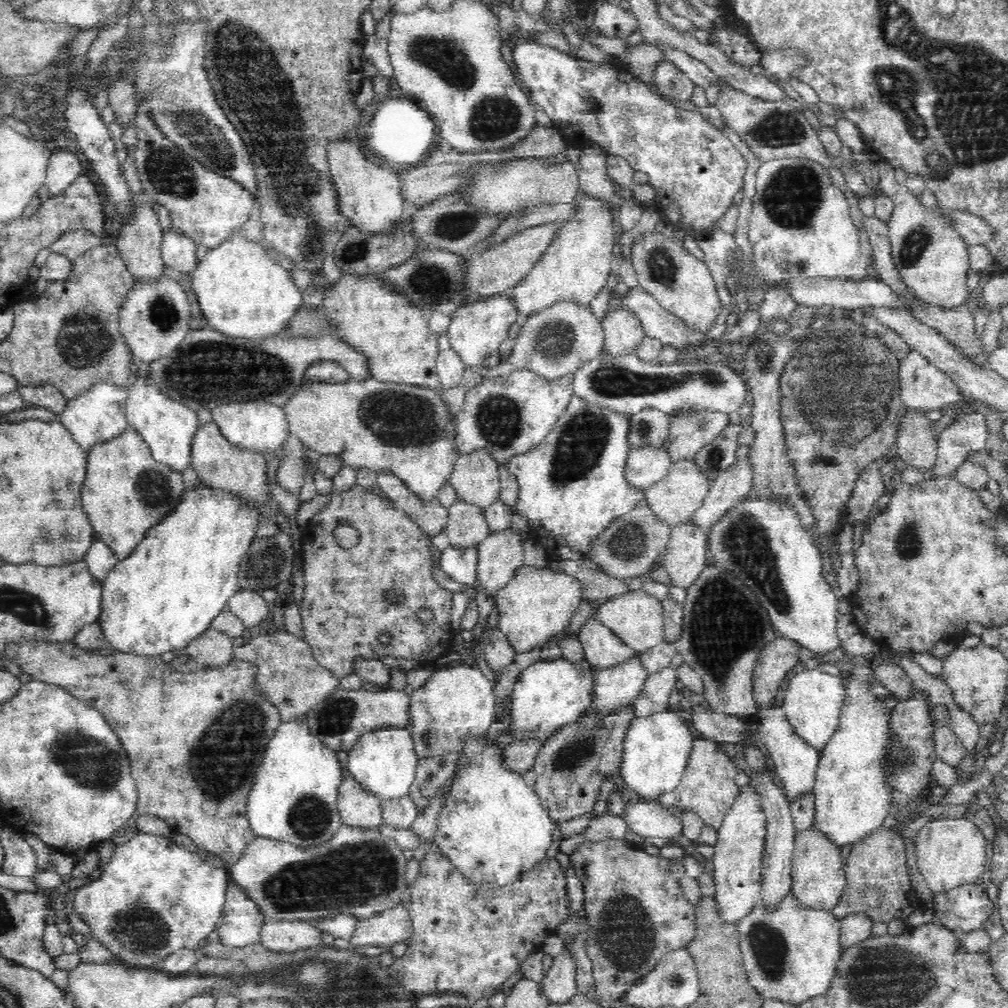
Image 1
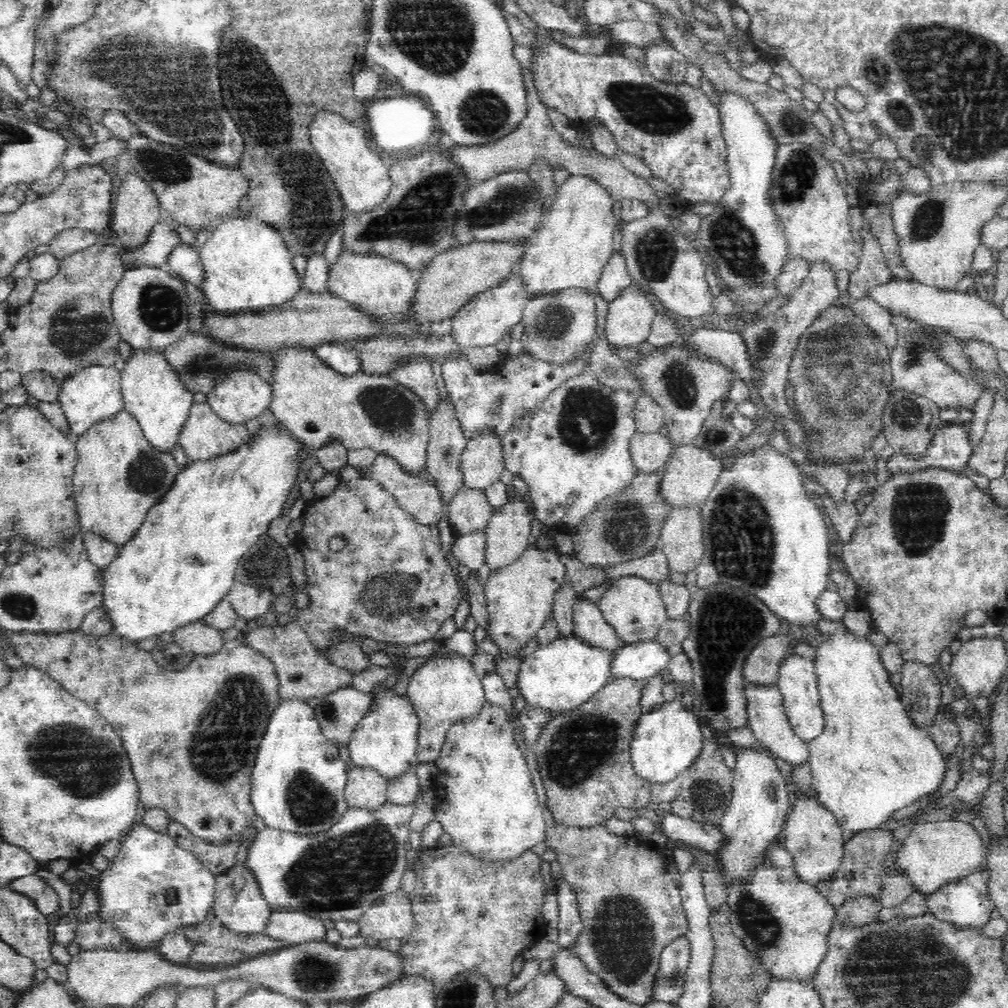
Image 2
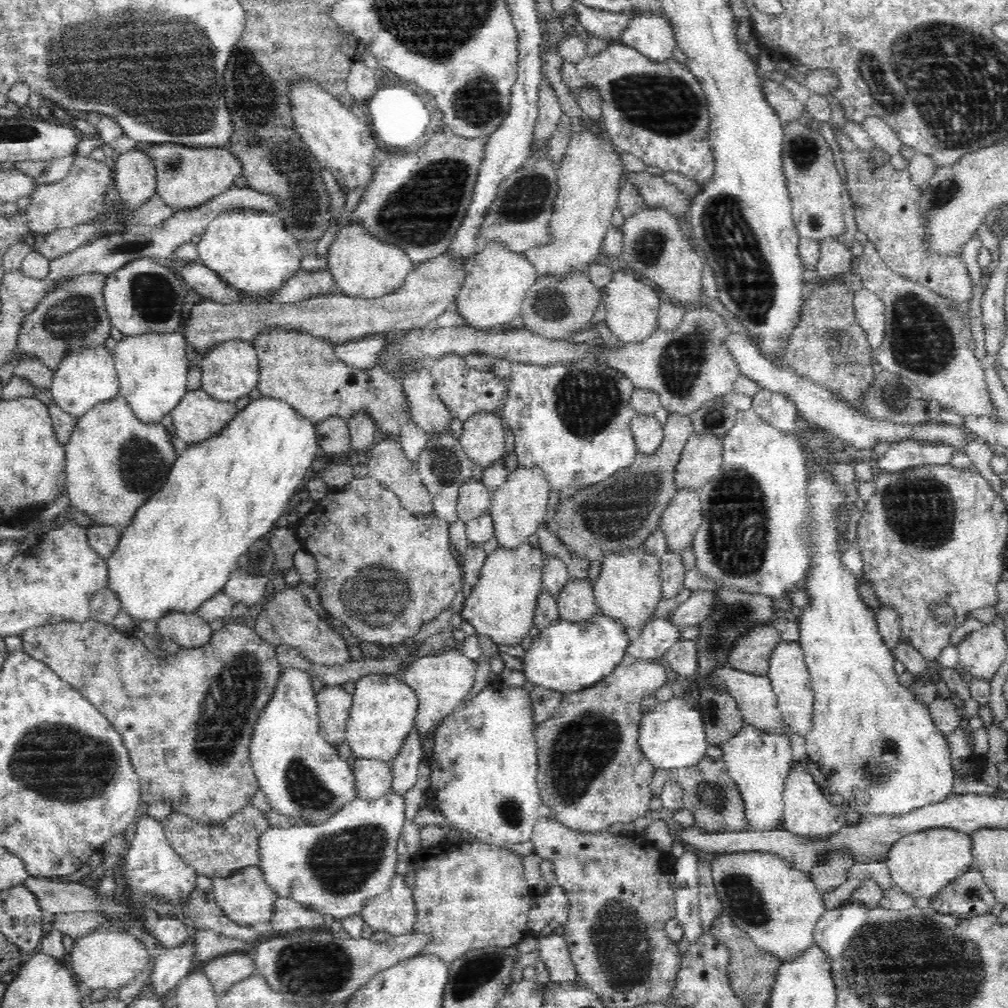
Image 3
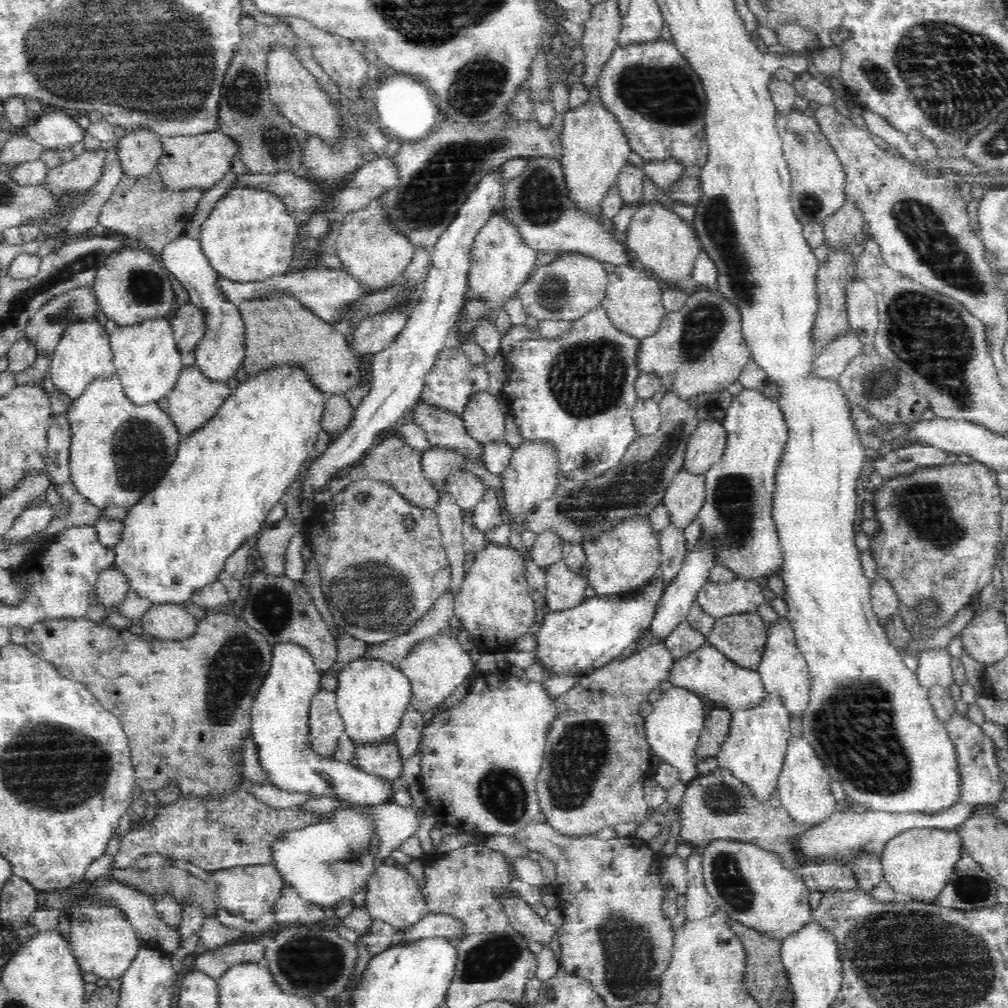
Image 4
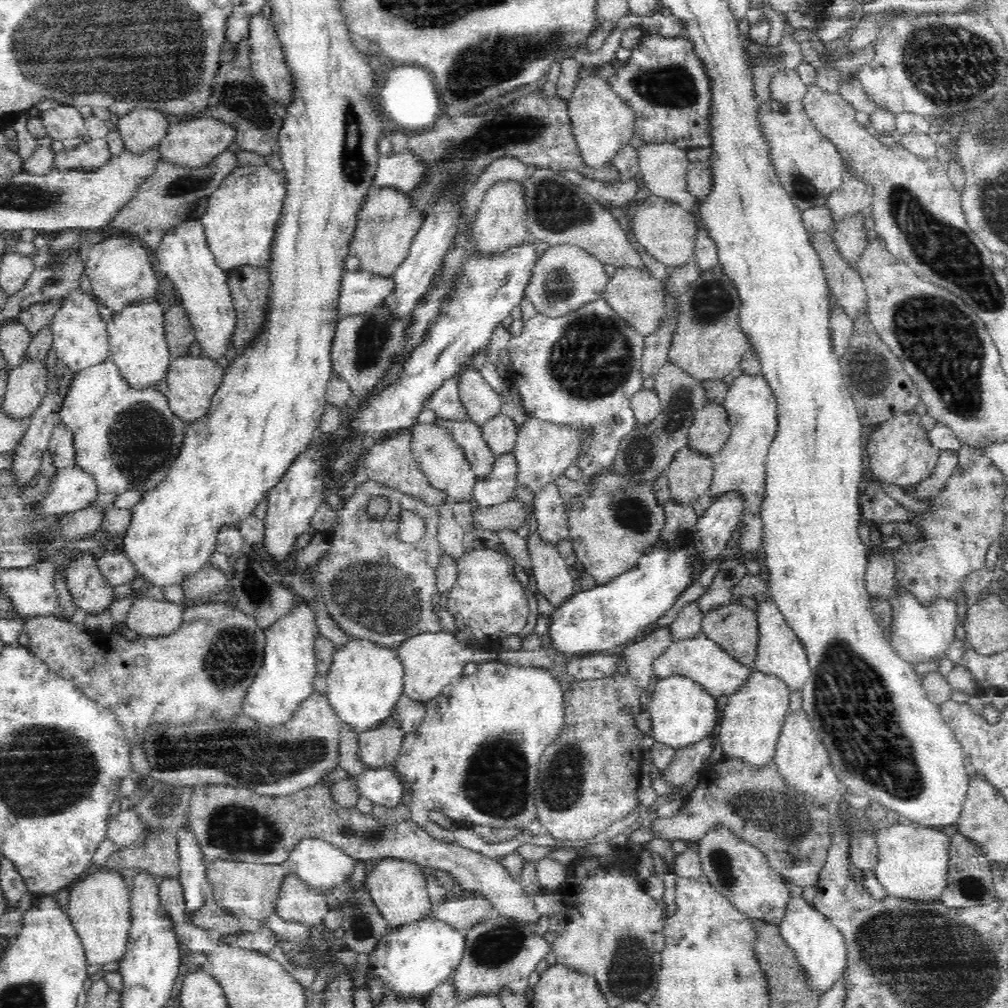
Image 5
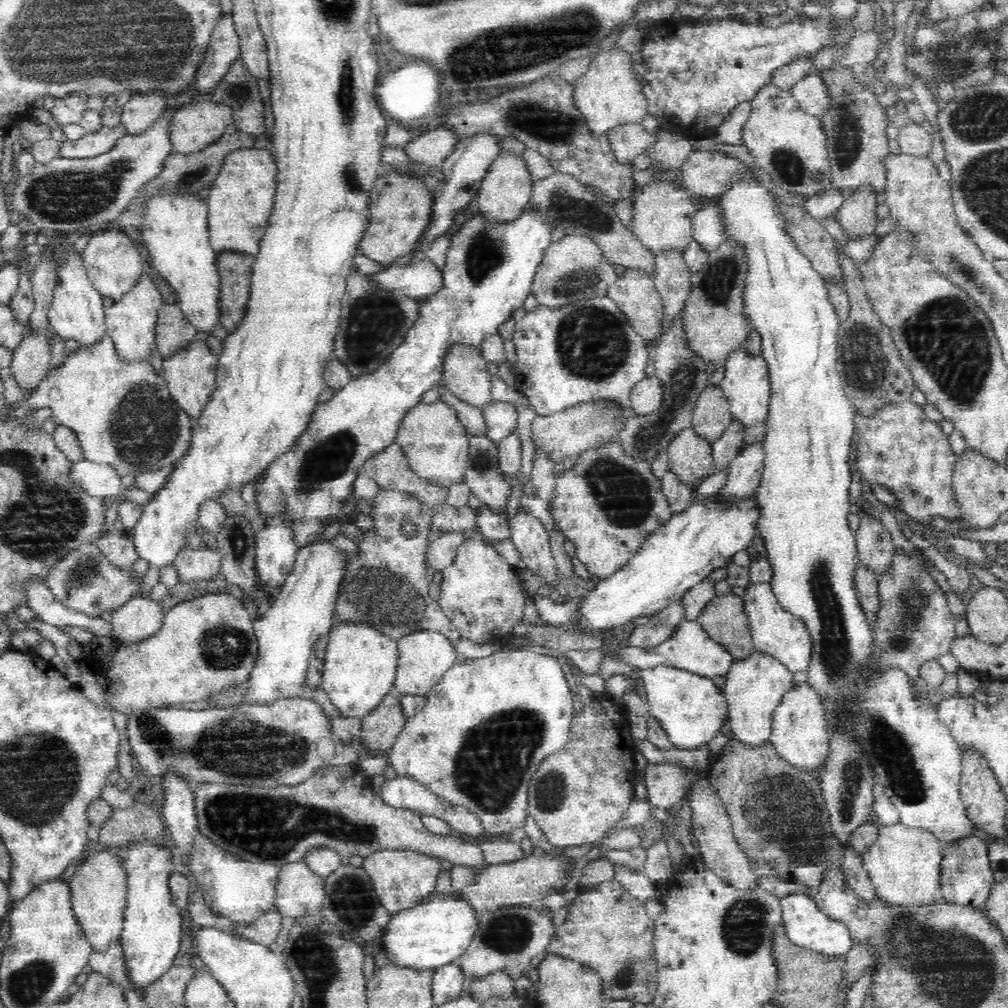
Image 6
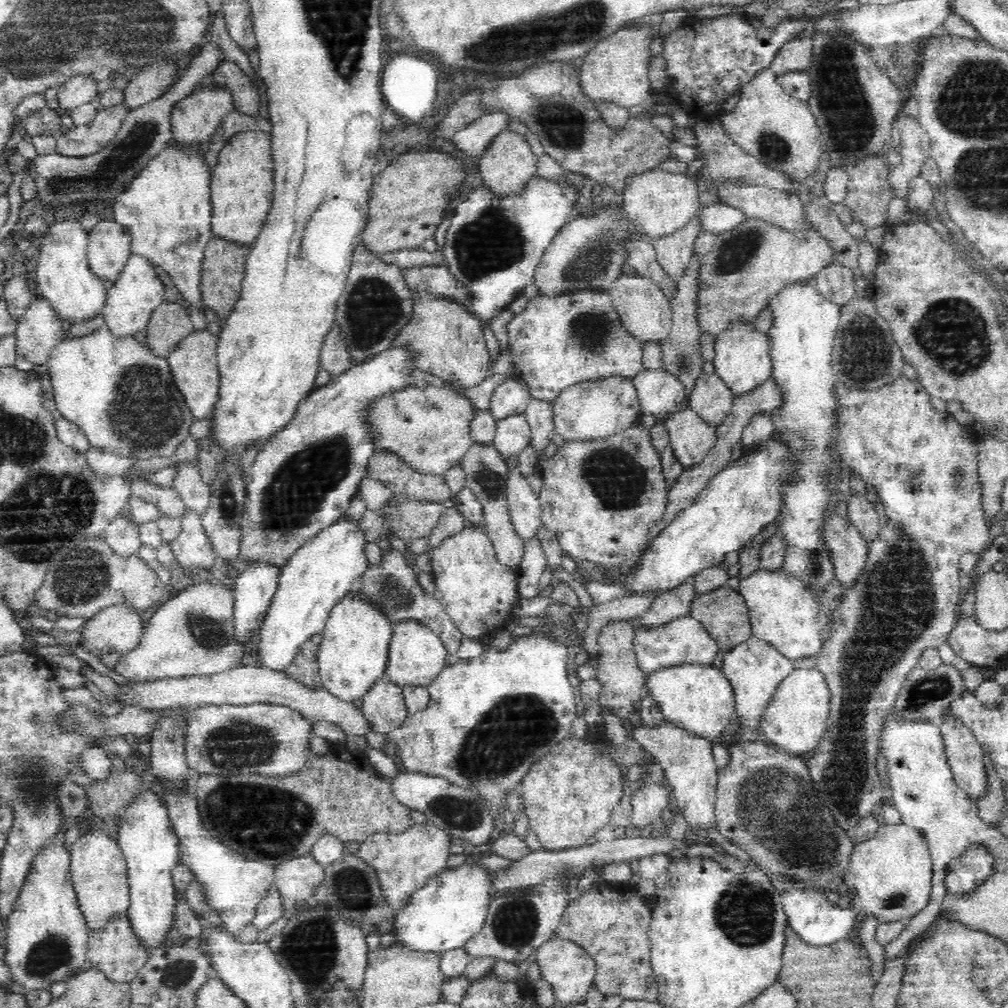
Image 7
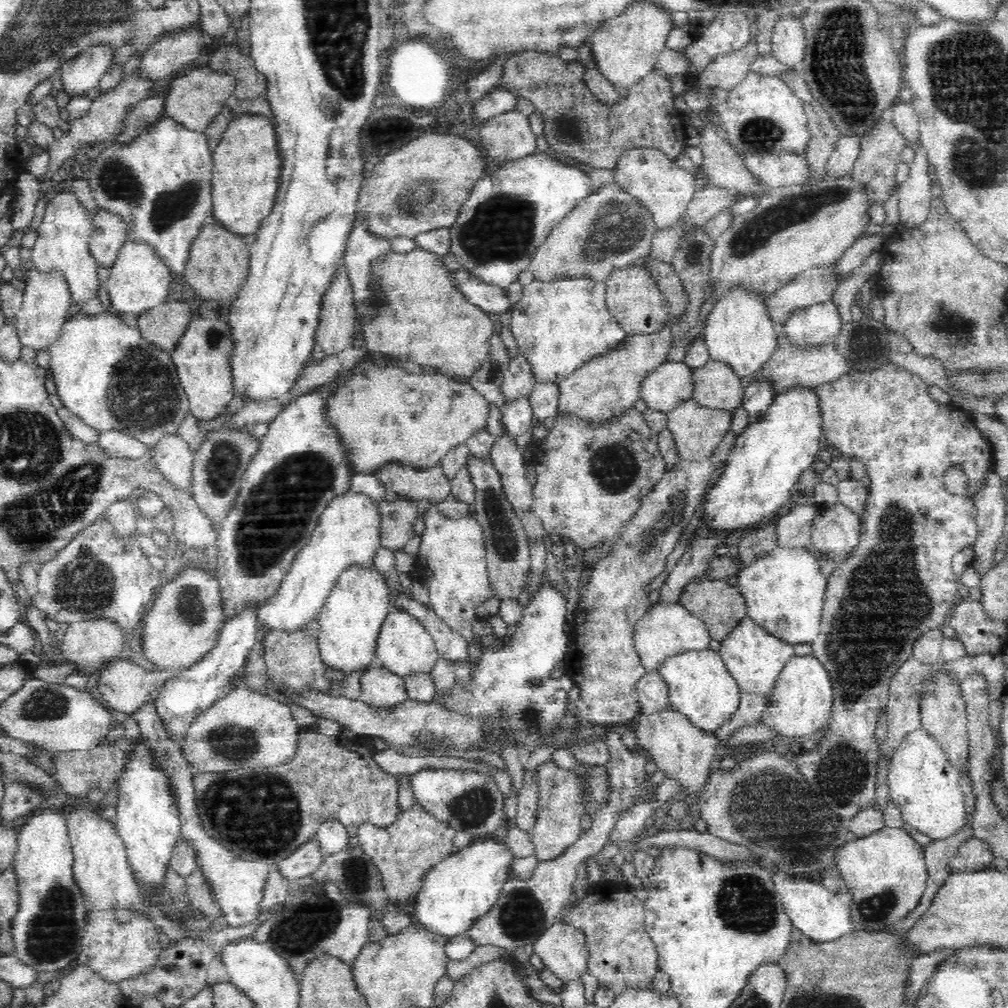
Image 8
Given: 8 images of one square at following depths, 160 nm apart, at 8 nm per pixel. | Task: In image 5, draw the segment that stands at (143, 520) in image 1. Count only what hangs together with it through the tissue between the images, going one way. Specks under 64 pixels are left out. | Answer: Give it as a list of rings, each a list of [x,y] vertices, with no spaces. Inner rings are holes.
[[[111,355],[73,374],[59,415],[61,424],[73,432],[75,464],[92,473],[100,494],[108,495],[154,489],[180,455],[190,426],[172,412],[158,385],[130,385]]]

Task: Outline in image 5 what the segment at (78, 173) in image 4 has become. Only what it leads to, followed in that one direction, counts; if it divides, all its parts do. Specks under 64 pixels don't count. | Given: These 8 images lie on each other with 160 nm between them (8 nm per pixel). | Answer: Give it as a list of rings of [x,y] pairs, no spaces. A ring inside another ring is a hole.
[[[106,137],[82,141],[71,149],[64,150],[55,156],[55,167],[59,170],[85,168],[96,170],[110,158],[110,145]]]

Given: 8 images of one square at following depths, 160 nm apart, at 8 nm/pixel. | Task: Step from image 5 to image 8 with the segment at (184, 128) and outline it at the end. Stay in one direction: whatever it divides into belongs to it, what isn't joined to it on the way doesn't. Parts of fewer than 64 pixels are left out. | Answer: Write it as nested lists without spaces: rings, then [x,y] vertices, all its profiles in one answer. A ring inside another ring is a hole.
[[[198,66],[186,72],[184,76],[175,78],[164,93],[164,110],[172,119],[188,129],[206,132],[212,119],[221,112],[226,99],[233,94],[236,79],[228,71],[218,71],[214,67]]]

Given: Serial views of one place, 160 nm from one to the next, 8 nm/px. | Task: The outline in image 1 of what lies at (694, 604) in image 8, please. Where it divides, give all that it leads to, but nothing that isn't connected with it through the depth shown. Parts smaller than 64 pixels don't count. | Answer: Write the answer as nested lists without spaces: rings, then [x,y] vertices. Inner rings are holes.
[[[778,636],[762,648],[752,674],[753,694],[757,706],[780,699],[784,678],[799,662],[800,644]]]

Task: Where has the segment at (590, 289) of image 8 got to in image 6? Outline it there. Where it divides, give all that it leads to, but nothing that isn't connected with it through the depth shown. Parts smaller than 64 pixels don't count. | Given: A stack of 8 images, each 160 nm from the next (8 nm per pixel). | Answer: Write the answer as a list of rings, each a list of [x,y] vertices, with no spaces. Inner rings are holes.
[[[607,294],[576,300],[560,308],[539,305],[536,310],[527,312],[522,320],[518,320],[512,340],[517,358],[513,369],[517,376],[515,387],[526,395],[530,405],[542,416],[590,399],[612,399],[625,407],[630,405],[632,387],[646,376],[644,369],[650,353],[648,341],[634,330]]]

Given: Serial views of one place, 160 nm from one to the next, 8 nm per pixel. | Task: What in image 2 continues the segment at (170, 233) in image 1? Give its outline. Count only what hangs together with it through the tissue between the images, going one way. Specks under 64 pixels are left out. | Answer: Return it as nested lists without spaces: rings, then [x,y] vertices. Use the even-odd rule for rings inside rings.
[[[181,243],[168,256],[168,267],[173,274],[184,282],[188,282],[189,287],[202,289],[206,282],[206,269],[199,257],[198,248],[192,248]]]

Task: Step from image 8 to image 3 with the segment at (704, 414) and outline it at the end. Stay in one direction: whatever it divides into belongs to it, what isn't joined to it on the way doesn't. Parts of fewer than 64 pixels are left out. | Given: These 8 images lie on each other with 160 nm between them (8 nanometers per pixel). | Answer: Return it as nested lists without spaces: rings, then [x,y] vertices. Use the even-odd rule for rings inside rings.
[[[680,487],[669,500],[660,520],[668,550],[683,554],[688,548],[692,548],[696,529],[702,519],[703,510],[699,491]]]

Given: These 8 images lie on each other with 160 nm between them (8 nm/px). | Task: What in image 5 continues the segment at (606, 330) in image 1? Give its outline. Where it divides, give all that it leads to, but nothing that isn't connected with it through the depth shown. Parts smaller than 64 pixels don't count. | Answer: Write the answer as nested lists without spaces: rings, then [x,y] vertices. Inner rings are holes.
[[[617,267],[615,273],[606,285],[602,297],[610,307],[638,333],[648,336],[659,326],[664,316],[665,287],[663,282],[650,274],[647,268]]]

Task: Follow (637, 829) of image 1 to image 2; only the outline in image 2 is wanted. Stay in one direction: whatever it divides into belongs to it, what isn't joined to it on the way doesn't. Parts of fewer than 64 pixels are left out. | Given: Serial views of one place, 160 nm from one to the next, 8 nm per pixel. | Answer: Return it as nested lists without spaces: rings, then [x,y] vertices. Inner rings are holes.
[[[674,813],[664,814],[659,822],[660,832],[673,840],[682,840],[688,846],[704,852],[717,852],[728,844],[728,837],[719,825],[703,824],[700,821],[676,816]]]

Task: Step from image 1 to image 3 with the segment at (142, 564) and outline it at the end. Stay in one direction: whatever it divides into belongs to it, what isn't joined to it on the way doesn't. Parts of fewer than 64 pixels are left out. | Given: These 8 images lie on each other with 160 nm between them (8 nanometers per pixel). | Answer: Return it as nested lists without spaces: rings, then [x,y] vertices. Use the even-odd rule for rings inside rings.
[[[263,395],[258,400],[251,399],[242,410],[237,410],[235,415],[215,435],[197,443],[184,444],[183,449],[178,451],[178,456],[172,463],[160,490],[150,495],[148,500],[136,509],[128,526],[121,528],[121,537],[117,542],[117,547],[107,560],[107,586],[118,593],[124,612],[130,618],[138,619],[140,622],[155,621],[170,611],[194,613],[205,600],[208,600],[216,592],[222,591],[240,555],[244,554],[257,540],[269,535],[276,528],[275,522],[280,518],[282,512],[289,508],[288,503],[294,492],[300,489],[307,480],[312,462],[318,452],[316,430],[316,423],[312,422],[310,417],[302,415],[300,411],[296,410],[296,407],[292,407],[286,400]]]

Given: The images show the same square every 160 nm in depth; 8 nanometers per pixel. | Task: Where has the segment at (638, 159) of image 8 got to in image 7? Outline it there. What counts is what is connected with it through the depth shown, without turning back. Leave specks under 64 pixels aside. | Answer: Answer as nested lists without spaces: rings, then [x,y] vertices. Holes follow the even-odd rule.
[[[652,168],[640,171],[636,176],[626,178],[622,194],[623,212],[647,232],[647,239],[656,240],[674,234],[684,228],[690,218],[699,214],[698,186],[695,176],[666,171],[664,168]]]

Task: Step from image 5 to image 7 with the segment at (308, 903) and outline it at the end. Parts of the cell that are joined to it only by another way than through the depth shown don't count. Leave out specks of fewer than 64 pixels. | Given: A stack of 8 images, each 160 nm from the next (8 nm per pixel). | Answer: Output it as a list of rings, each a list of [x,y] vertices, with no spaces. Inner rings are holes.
[[[310,852],[276,865],[273,882],[284,900],[291,899],[306,904],[324,875],[325,866],[316,861]]]

